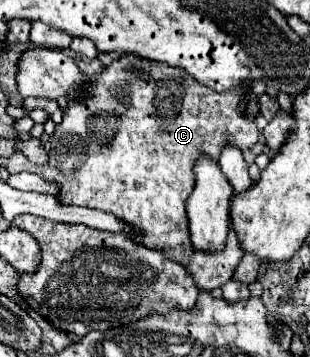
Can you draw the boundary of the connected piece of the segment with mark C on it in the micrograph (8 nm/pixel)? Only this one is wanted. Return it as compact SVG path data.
M133 54L115 60L91 80L91 84L95 84L91 100L69 100L63 122L51 136L49 160L43 166L35 164L33 174L61 184L61 192L55 196L59 204L111 212L133 228L135 234L129 234L131 240L151 250L159 250L161 254L167 254L169 260L187 266L193 248L187 244L187 216L183 204L193 190L193 166L201 156L209 156L217 162L227 144L247 150L257 142L257 124L245 120L243 108L239 106L249 88L221 94L199 84L193 76L183 72L183 68L155 64Z

